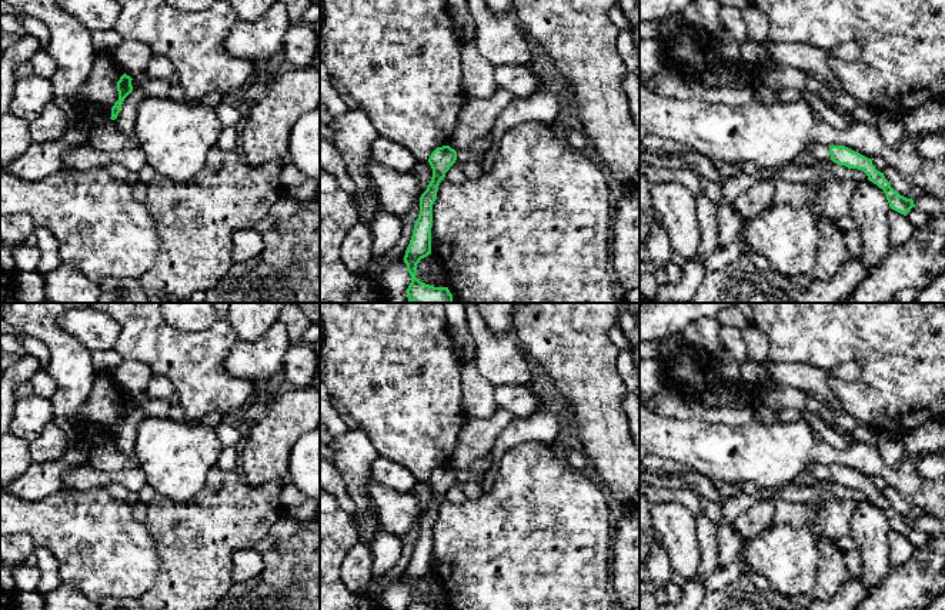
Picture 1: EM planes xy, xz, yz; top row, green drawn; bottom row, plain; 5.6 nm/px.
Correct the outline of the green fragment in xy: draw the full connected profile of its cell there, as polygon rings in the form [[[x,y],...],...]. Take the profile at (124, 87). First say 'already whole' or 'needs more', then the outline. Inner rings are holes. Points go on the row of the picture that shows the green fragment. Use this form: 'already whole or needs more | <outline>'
already whole | [[[124,73],[117,81],[118,100],[111,107],[111,120],[117,119],[124,99],[133,91],[131,80],[133,79]]]

